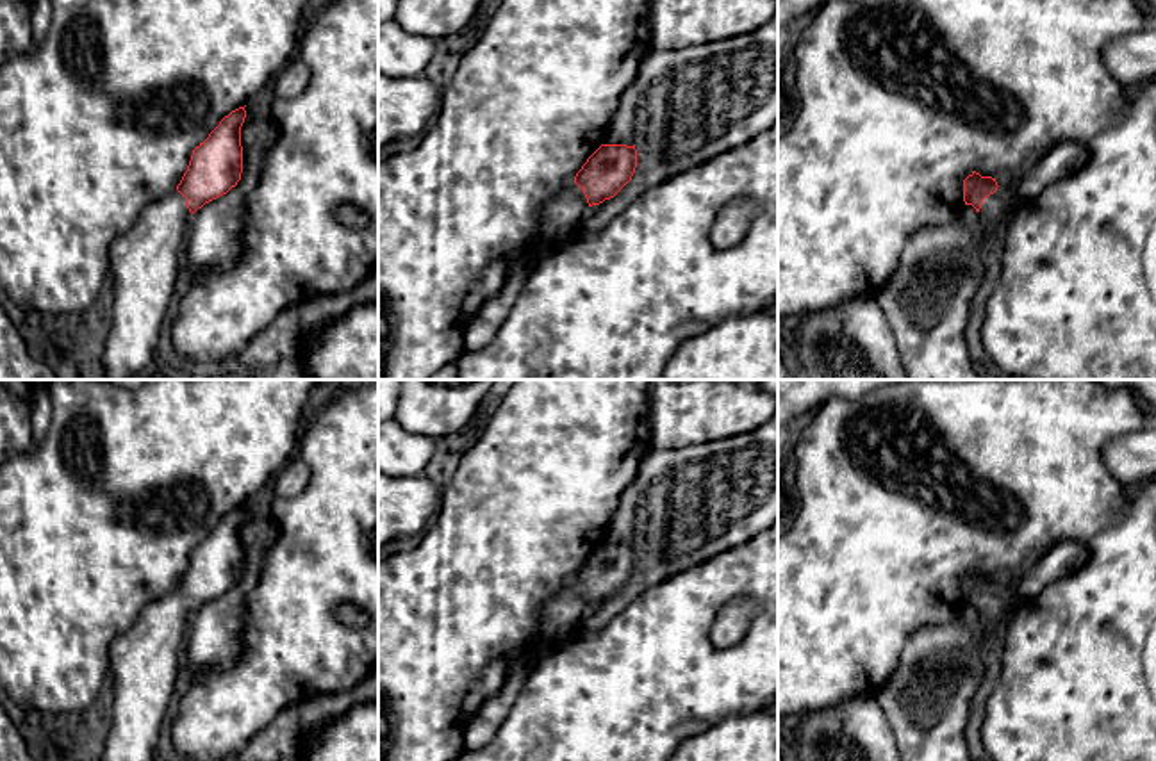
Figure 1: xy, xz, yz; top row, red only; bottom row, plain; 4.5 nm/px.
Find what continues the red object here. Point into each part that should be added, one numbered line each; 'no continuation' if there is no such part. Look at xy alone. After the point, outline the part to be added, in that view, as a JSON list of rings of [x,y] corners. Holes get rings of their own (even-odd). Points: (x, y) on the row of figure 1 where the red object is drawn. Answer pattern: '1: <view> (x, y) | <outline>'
1: xy (143, 261) | [[[175,189],[146,205],[136,225],[111,242],[114,308],[103,353],[107,380],[130,380],[150,365],[191,216]]]

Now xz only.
1: xz (569, 207) | [[[576,184],[566,185],[566,189],[539,212],[539,230],[533,239],[535,250],[551,244],[553,237],[564,226],[582,221],[587,214],[589,203],[582,187]]]

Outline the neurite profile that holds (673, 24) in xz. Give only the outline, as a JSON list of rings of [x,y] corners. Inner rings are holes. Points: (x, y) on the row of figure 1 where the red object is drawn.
[[[649,0],[649,46],[678,52],[742,37],[778,14],[778,0]]]

